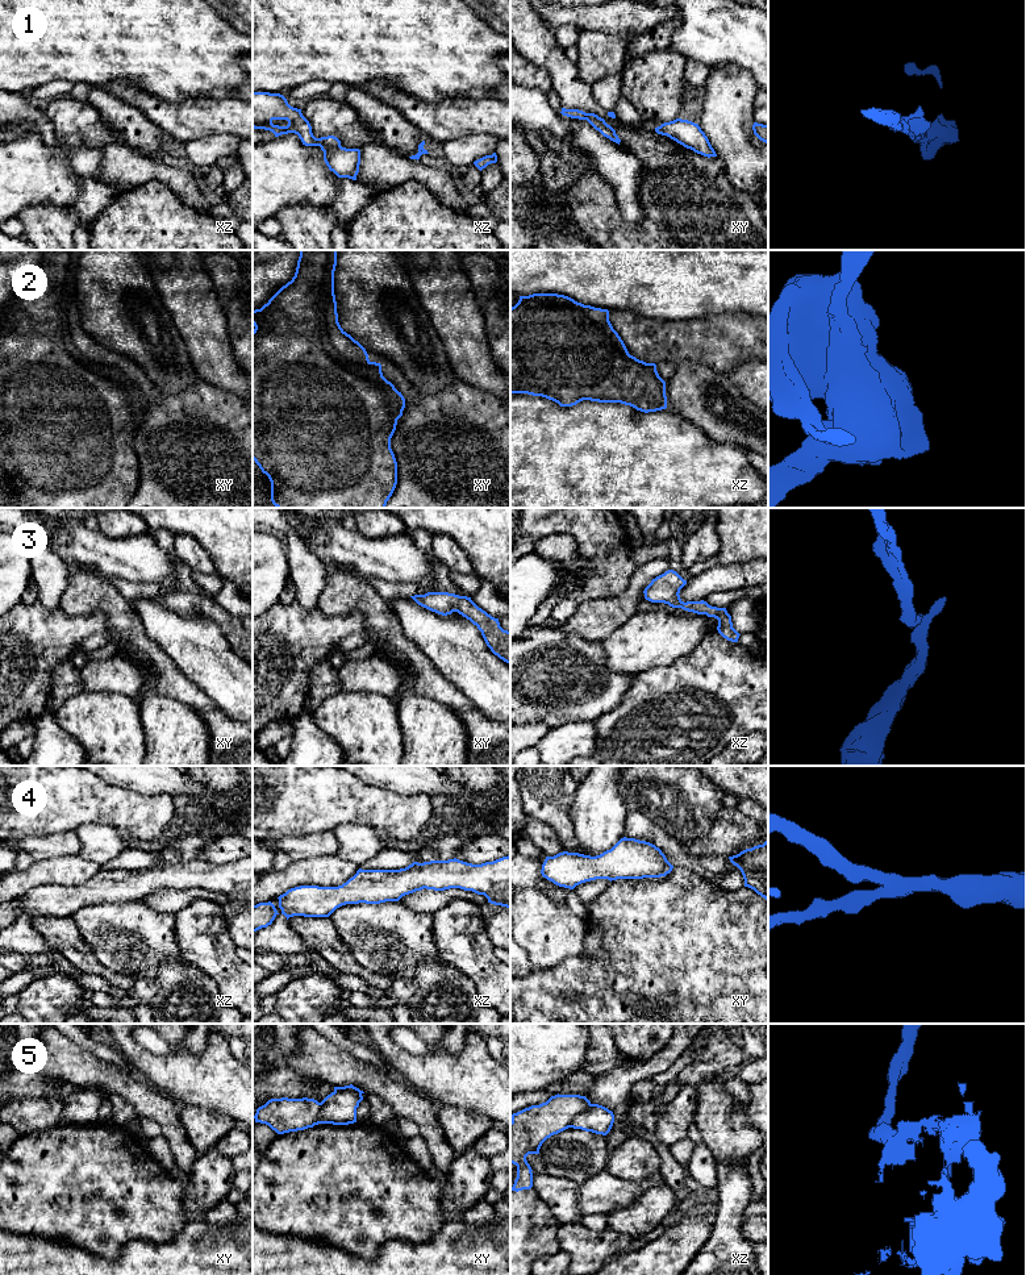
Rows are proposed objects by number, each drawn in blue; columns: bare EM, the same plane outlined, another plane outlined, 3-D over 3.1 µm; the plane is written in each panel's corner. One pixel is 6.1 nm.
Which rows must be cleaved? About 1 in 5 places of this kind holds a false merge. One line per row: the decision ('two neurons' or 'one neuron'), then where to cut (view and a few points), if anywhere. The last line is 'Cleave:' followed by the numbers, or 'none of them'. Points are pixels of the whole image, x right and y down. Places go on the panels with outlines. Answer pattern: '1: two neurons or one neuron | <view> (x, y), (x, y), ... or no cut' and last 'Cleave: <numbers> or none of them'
1: one neuron | no cut
2: two neurons | xy (325, 250), (320, 346), (375, 382), (397, 419)
3: one neuron | no cut
4: one neuron | no cut
5: two neurons | xz (591, 1104), (572, 1120), (570, 1126)
Cleave: 2, 5

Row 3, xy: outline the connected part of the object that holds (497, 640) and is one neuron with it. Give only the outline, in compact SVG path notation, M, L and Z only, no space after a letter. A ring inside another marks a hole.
M428 592L410 596L418 605L442 616L458 612L481 632L491 651L510 664L510 632L500 626L499 618L479 608L471 597L449 592Z

